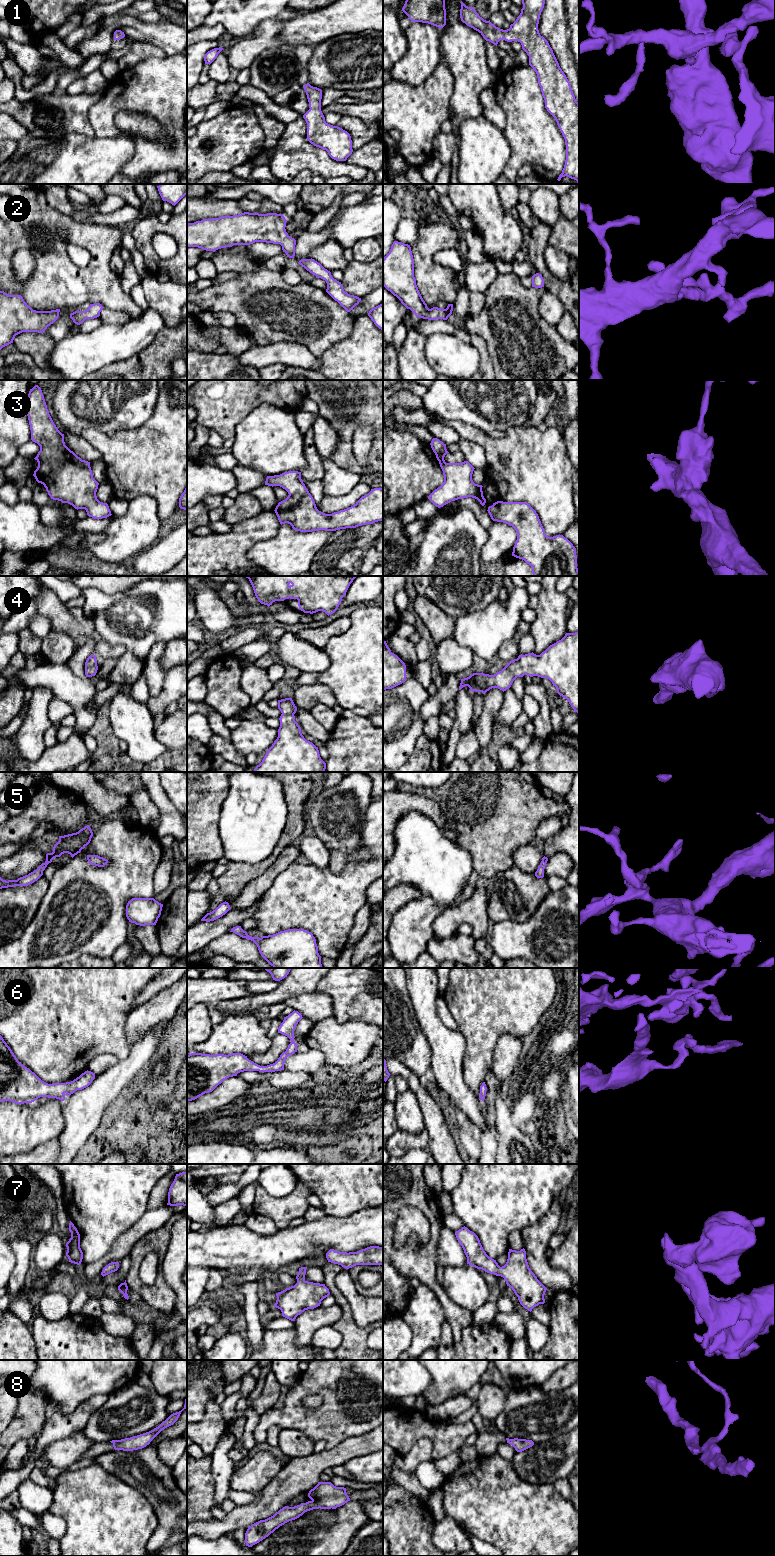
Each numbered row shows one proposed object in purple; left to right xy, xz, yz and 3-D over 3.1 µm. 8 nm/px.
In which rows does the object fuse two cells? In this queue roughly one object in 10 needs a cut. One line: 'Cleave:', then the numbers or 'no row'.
Cleave: no row

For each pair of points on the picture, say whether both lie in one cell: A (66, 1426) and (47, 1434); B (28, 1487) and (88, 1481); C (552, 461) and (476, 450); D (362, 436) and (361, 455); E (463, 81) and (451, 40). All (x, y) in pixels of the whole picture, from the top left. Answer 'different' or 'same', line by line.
A: same
B: different
C: different
D: same
E: same

